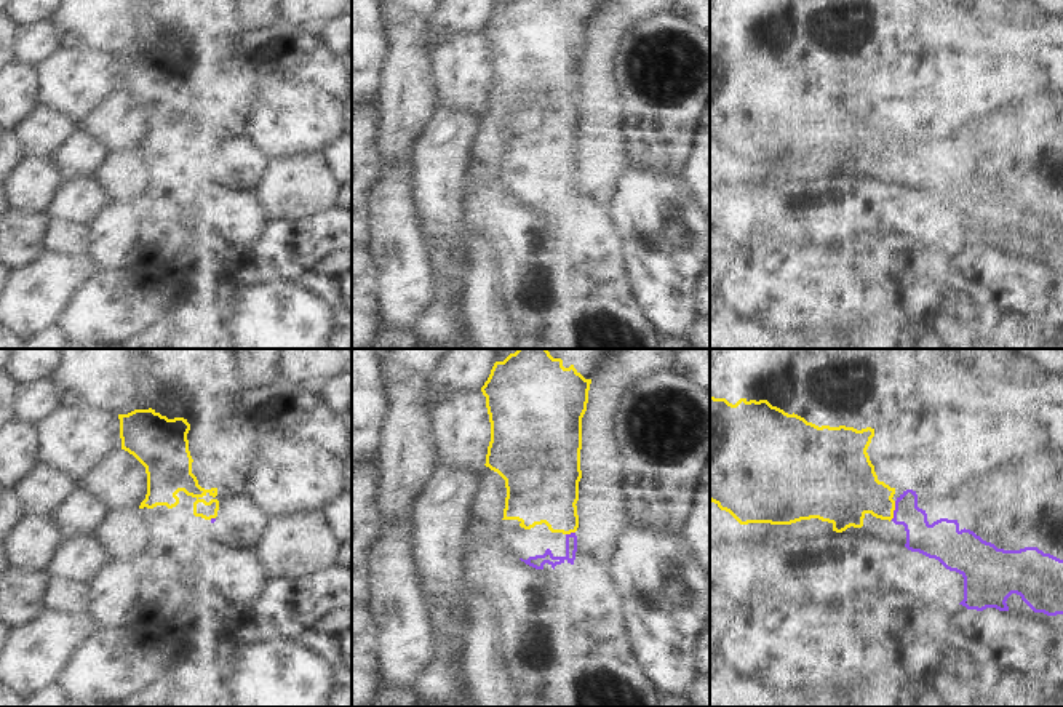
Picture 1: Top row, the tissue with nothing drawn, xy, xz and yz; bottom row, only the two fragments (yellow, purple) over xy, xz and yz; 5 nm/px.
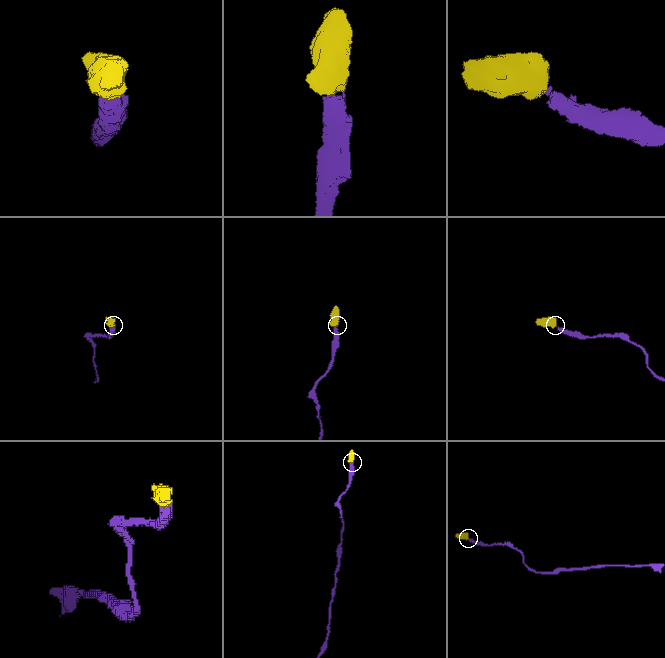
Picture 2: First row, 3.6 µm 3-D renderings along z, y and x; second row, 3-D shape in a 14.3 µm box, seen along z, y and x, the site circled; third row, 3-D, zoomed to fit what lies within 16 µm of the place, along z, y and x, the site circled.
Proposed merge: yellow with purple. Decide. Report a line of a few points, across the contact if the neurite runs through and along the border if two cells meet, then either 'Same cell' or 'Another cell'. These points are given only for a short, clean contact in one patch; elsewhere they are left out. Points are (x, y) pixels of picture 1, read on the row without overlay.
Line: yz (849, 130), (894, 151), (903, 154), (932, 183). Same cell

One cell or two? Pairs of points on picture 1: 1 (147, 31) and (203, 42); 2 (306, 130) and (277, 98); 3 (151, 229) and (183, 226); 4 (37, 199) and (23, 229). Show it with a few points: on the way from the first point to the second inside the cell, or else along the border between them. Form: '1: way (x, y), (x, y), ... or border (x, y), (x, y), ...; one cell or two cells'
1: way (162, 27), (189, 29); one cell
2: way (301, 122), (285, 106); one cell
3: way (159, 226), (175, 226); one cell
4: border (16, 210), (45, 213); two cells

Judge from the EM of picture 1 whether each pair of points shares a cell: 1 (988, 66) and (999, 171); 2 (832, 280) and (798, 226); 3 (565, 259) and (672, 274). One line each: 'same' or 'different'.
1: different
2: different
3: different

